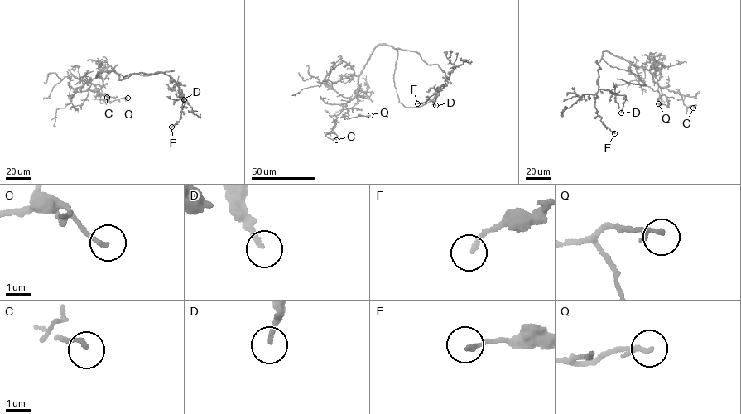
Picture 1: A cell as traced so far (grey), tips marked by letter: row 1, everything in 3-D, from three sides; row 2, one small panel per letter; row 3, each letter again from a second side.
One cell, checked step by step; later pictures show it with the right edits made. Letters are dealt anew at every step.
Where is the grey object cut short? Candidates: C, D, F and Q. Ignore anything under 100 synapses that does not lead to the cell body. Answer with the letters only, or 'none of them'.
none of them

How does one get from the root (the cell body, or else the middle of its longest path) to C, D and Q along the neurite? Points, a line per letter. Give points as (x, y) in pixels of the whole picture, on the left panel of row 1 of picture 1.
C: (108, 72), (99, 71), (96, 76), (101, 77), (103, 85), (95, 91), (102, 99), (96, 98), (107, 97)
D: (108, 72), (116, 72), (121, 80), (133, 74), (163, 72), (176, 84), (180, 83), (177, 84), (184, 99)
Q: (108, 72), (99, 71), (96, 74), (96, 77), (98, 75), (102, 80), (99, 94), (111, 101), (127, 98)

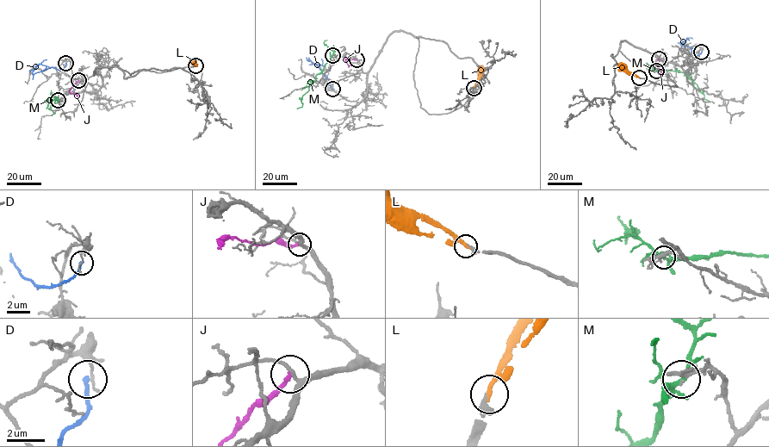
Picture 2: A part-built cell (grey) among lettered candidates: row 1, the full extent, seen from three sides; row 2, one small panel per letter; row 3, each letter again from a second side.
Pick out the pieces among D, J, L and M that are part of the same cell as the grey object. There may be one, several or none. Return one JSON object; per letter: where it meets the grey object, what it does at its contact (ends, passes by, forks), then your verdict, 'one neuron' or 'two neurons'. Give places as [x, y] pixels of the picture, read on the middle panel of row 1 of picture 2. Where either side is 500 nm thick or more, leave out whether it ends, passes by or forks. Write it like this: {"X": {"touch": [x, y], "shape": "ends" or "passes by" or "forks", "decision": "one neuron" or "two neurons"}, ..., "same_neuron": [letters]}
{"D": {"touch": [332, 89], "shape": "ends", "decision": "two neurons"}, "J": {"touch": [356, 59], "shape": "ends", "decision": "two neurons"}, "L": {"touch": [474, 88], "shape": "ends", "decision": "one neuron"}, "M": {"touch": [332, 55], "shape": "forks", "decision": "two neurons"}, "same_neuron": ["L"]}

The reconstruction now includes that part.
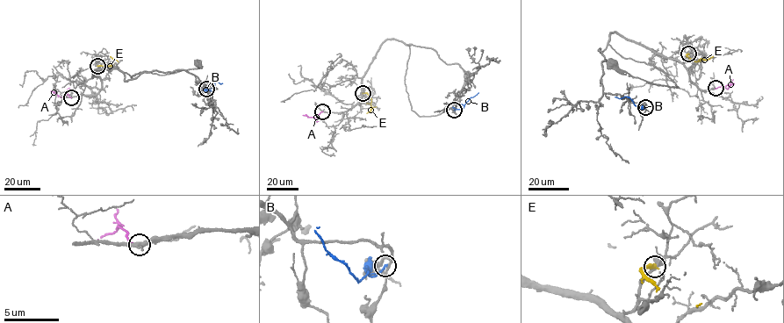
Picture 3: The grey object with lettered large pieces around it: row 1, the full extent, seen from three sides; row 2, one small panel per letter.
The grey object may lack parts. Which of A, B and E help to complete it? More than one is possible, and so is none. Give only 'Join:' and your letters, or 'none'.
Join: A

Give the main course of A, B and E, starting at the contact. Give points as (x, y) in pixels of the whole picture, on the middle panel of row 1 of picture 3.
A: (322, 111), (316, 117), (303, 115)
B: (454, 110), (463, 107), (478, 92)
E: (363, 93), (367, 93), (371, 99), (370, 110), (366, 113)

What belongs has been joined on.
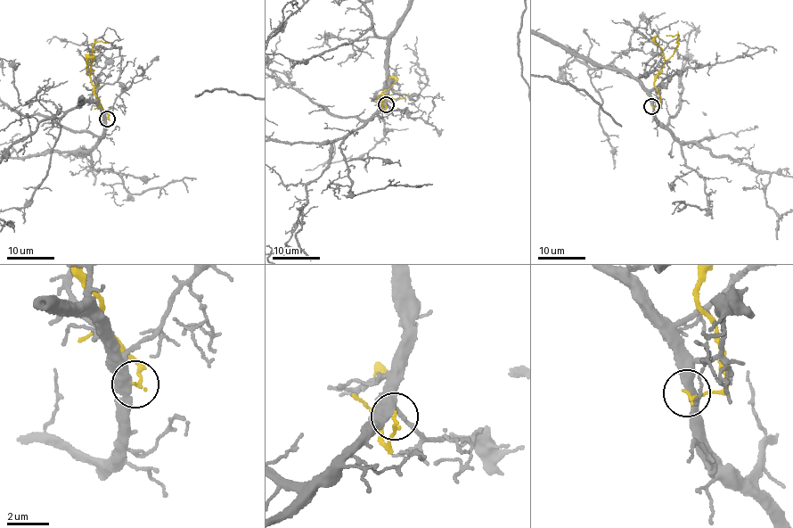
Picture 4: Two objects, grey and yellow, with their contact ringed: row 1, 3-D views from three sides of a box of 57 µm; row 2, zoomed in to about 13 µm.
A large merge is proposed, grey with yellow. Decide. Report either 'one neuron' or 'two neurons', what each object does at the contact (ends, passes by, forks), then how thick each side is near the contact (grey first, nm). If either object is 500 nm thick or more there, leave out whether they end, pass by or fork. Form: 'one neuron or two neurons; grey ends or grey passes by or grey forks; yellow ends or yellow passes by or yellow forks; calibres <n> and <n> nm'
two neurons; grey passes by; yellow ends; calibres 440 and 140 nm

